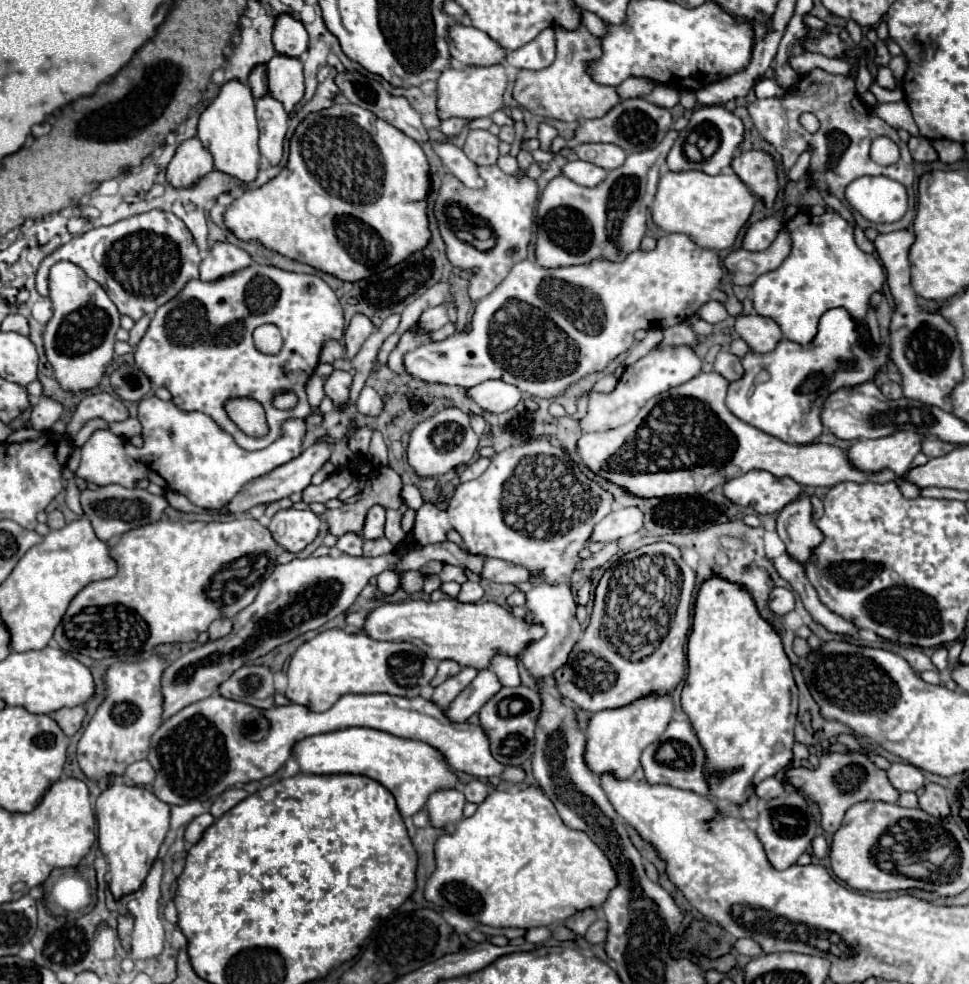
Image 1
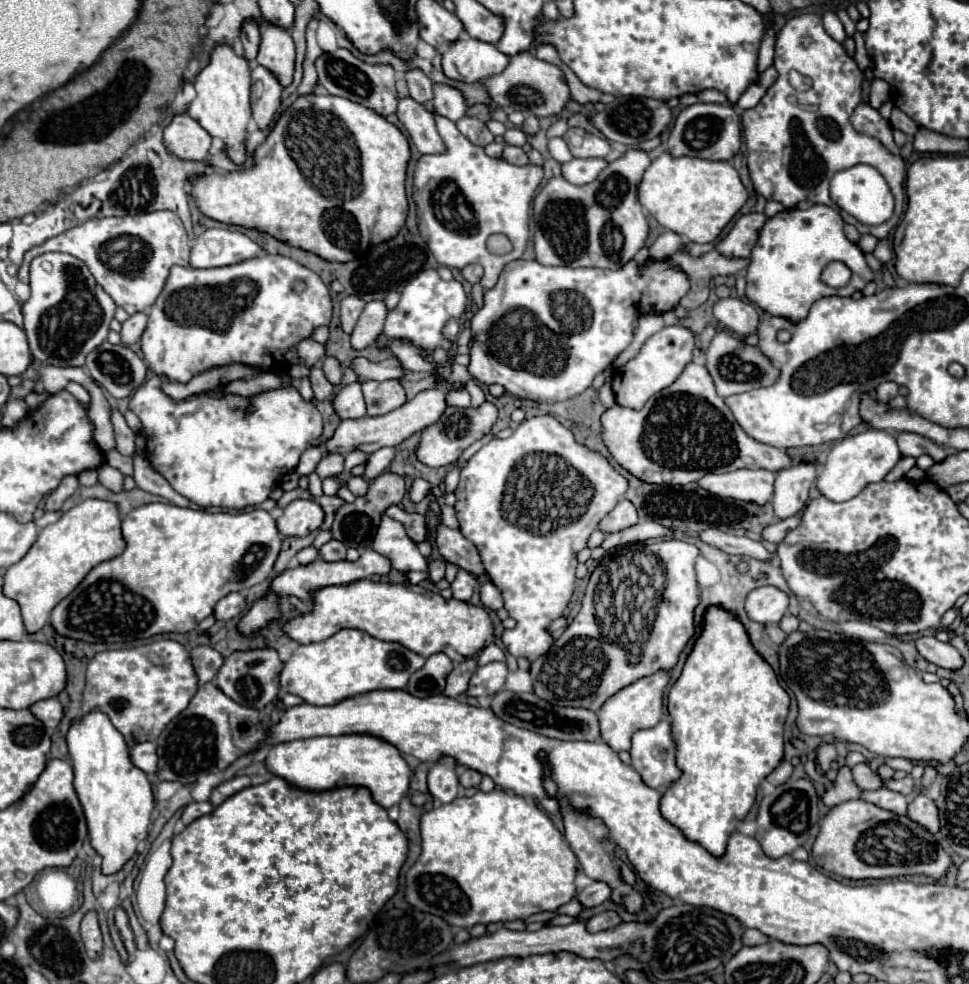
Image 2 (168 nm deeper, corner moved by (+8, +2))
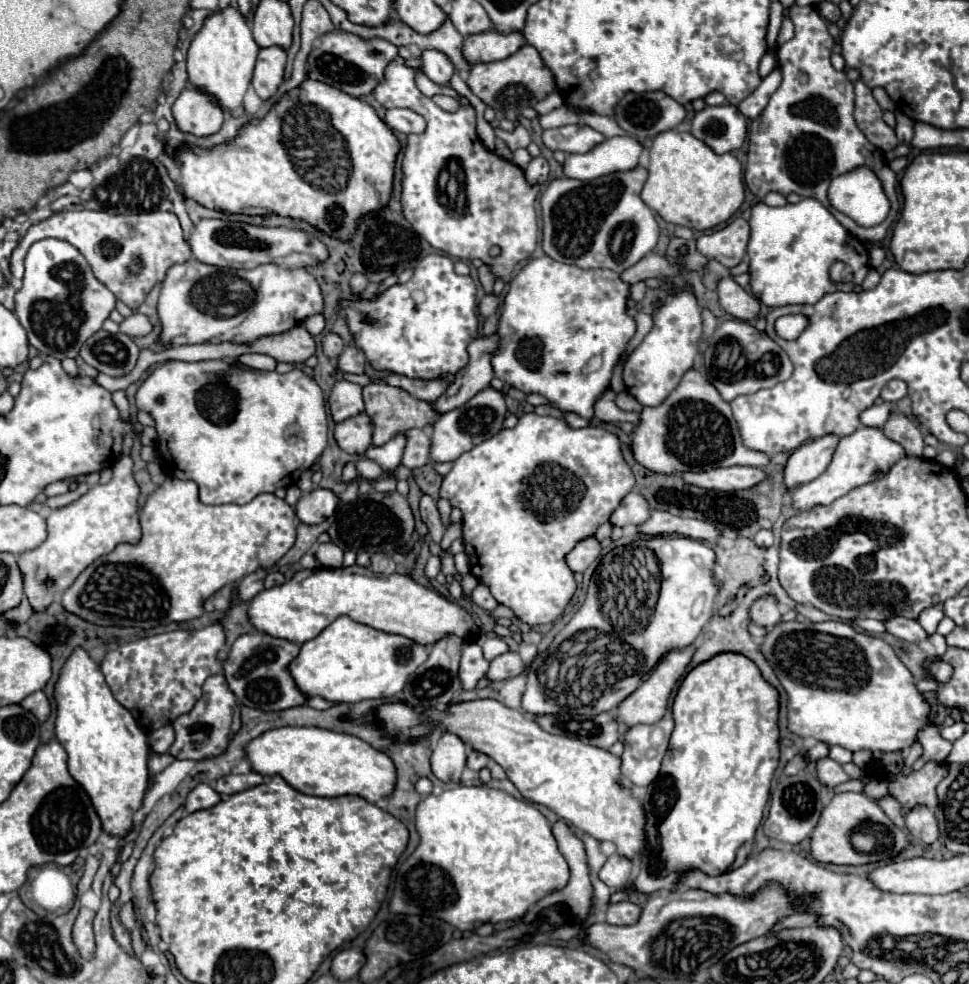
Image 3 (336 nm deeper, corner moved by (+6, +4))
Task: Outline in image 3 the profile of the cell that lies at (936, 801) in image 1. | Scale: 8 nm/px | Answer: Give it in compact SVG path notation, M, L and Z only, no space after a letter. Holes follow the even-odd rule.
M922 805L906 813L906 829L914 839L922 841L924 845L932 845L938 839L938 823L932 811Z

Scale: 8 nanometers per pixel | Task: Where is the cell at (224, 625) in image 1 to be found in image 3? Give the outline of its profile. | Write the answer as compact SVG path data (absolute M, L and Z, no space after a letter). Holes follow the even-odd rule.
M256 569L256 573L246 575L240 583L238 583L238 593L240 593L240 601L250 601L256 593L260 593L264 589L264 577L268 575L268 569Z

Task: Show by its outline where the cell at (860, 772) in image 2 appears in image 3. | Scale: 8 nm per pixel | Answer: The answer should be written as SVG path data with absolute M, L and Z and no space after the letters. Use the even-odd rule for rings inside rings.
M820 759L816 763L816 773L818 773L818 779L826 785L826 787L834 787L838 783L844 783L848 781L850 777L844 773L844 769L840 767L840 763L832 761L832 759Z

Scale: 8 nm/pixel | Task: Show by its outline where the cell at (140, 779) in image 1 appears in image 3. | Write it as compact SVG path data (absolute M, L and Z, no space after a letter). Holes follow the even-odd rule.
M170 723L164 725L164 727L160 727L160 729L154 729L154 731L148 735L148 743L150 743L150 747L152 747L156 753L166 753L166 751L170 749L172 741L174 741L174 729L172 729Z

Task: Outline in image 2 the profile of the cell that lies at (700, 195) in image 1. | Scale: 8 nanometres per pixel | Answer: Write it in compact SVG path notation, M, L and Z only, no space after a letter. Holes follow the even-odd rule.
M662 153L650 163L638 187L644 209L668 231L674 231L694 243L712 243L734 219L748 199L736 169L726 161L704 161L698 157L674 159Z

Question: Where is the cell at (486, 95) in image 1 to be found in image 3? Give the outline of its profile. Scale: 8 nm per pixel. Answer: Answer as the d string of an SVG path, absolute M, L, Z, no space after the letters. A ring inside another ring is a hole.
M496 29L468 35L464 39L464 57L472 63L490 63L500 61L516 53L524 45L524 35L516 33L500 33Z

